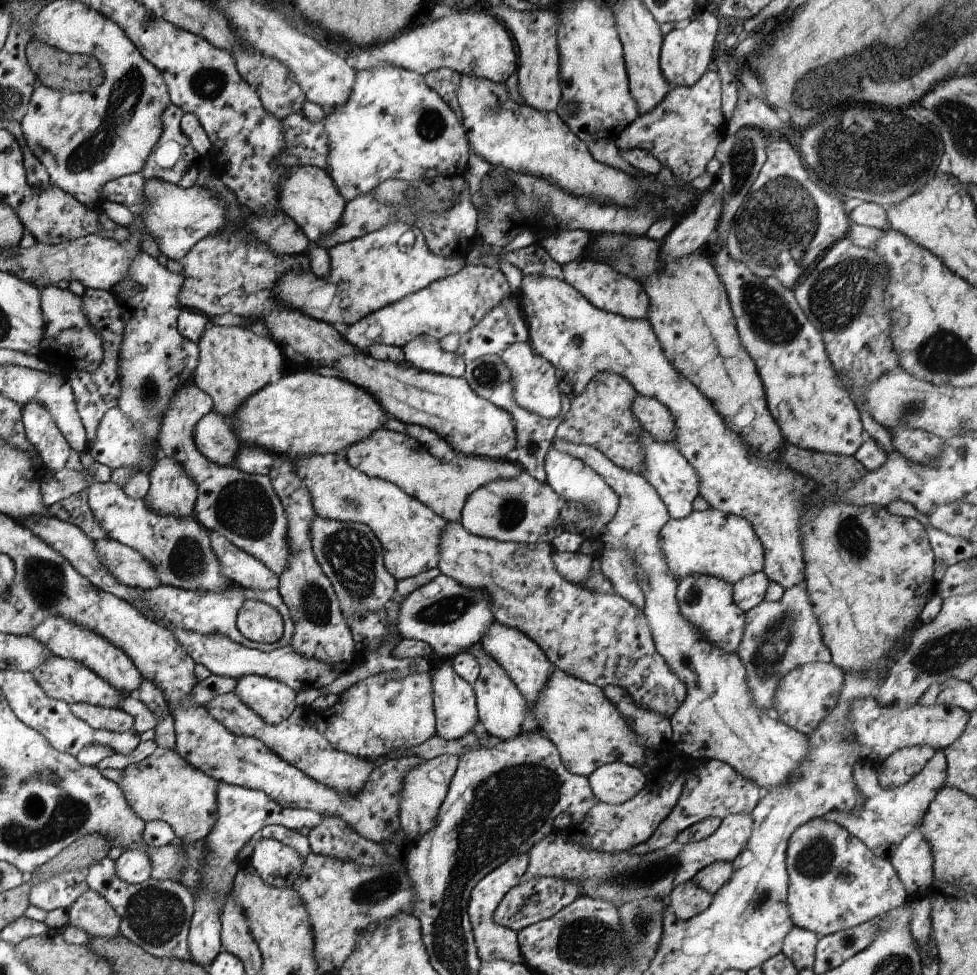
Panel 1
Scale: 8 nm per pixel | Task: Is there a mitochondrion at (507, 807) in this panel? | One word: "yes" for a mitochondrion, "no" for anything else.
yes

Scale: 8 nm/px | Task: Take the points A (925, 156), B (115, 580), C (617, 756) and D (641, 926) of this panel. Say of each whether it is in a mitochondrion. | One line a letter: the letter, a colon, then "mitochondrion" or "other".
A: mitochondrion
B: other
C: other
D: mitochondrion

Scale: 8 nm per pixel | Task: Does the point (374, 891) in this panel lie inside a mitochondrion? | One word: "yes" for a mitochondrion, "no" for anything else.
yes

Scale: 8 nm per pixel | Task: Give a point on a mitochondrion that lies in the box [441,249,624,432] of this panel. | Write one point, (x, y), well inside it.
(486, 374)

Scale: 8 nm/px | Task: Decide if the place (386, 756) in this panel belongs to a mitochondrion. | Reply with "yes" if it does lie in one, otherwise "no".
no

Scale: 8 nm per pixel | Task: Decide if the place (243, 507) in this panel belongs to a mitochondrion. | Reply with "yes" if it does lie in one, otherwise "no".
yes

